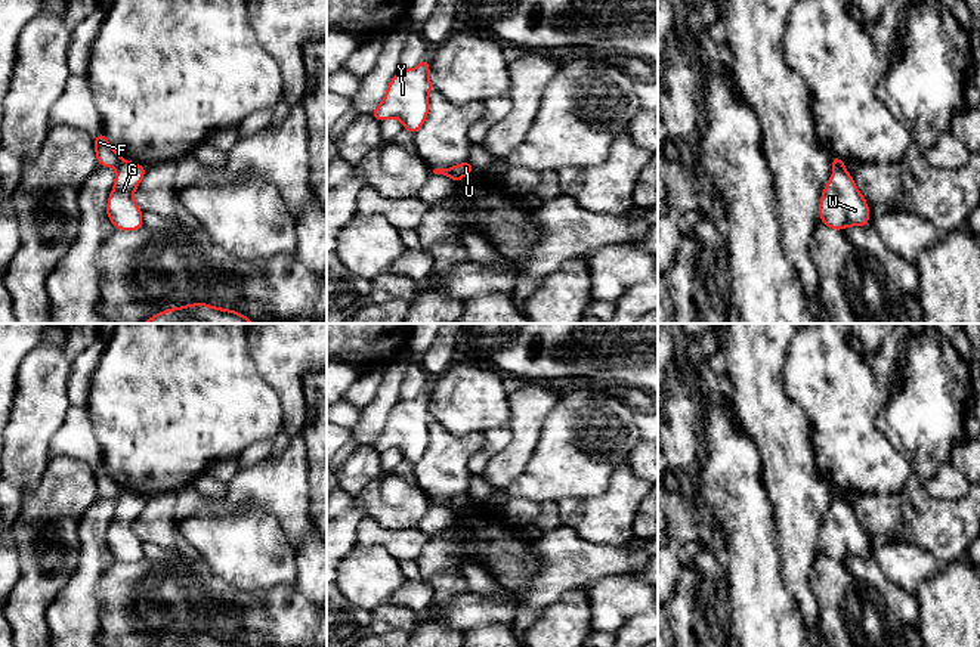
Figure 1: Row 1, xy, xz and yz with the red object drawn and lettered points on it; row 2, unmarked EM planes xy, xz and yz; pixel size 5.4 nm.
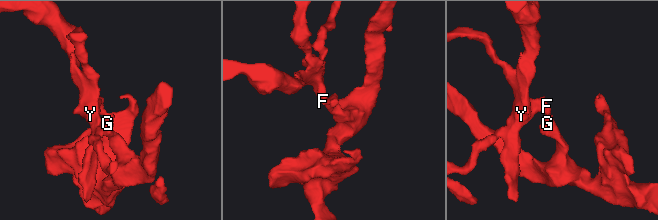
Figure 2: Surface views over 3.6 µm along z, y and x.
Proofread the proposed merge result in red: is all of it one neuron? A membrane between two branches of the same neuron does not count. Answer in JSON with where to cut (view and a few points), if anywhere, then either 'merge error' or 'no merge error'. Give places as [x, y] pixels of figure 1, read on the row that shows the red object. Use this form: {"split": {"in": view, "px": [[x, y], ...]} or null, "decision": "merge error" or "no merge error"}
{"split": {"in": "xy", "px": [[123, 161], [117, 169]]}, "decision": "merge error"}

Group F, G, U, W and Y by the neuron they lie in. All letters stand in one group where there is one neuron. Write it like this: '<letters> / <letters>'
F Y / G U W

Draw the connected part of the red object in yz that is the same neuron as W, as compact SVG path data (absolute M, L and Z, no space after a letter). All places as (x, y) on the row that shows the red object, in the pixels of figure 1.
M844 164L832 167L834 173L819 204L822 225L835 230L843 230L847 226L866 226L869 223L869 207L857 191L854 179Z

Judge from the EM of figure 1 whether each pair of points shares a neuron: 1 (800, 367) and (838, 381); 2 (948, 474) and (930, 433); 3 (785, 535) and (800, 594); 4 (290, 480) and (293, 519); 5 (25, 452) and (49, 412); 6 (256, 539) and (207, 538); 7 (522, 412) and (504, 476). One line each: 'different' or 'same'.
1: same
2: different
3: same
4: same
5: same
6: same
7: same

